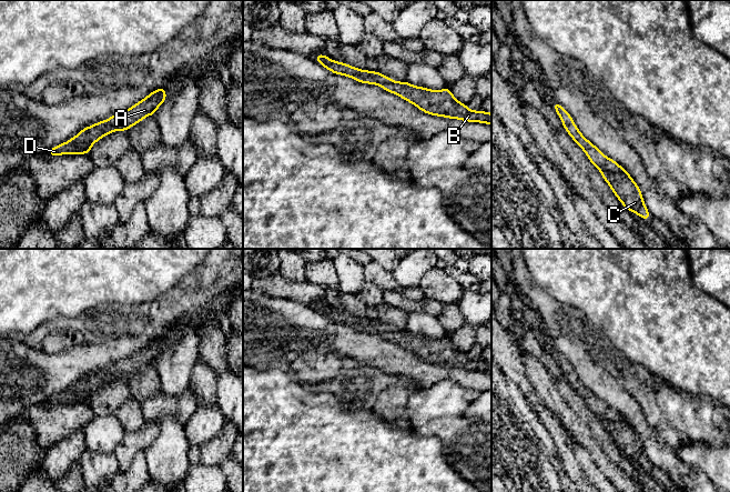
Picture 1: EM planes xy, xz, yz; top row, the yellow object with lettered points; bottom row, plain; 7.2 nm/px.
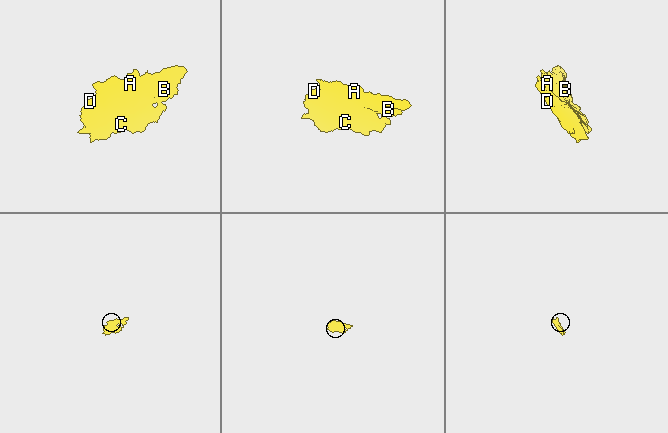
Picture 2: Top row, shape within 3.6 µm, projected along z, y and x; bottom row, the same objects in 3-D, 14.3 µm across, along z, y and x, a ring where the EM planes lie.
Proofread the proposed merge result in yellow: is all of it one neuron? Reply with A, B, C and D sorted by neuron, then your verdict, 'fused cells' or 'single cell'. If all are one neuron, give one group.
A B C D; single cell

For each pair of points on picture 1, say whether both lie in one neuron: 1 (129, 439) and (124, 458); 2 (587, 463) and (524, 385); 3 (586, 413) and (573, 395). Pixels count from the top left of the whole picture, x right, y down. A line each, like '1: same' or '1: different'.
1: same
2: different
3: same

